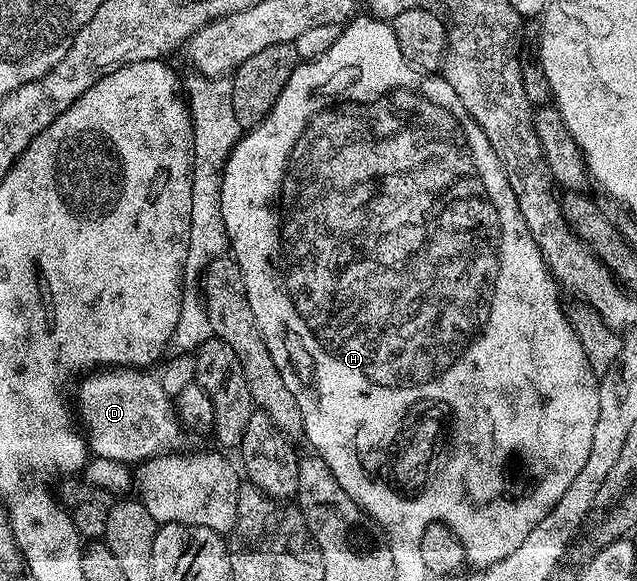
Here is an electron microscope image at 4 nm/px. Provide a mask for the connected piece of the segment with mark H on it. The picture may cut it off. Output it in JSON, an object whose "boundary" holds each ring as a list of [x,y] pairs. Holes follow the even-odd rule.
{"boundary":[[[356,17],[346,24],[340,30],[337,41],[333,41],[331,48],[326,53],[321,53],[321,57],[300,62],[299,66],[293,69],[289,81],[285,81],[285,89],[281,89],[281,97],[277,97],[271,112],[256,127],[250,128],[232,148],[231,155],[228,156],[227,163],[223,166],[221,217],[225,221],[230,254],[233,256],[235,264],[241,269],[249,309],[253,309],[257,329],[269,349],[269,357],[273,357],[273,365],[277,365],[277,373],[281,373],[281,381],[285,381],[289,393],[293,393],[293,397],[297,397],[297,405],[301,409],[301,421],[303,422],[302,438],[308,439],[311,442],[310,450],[319,455],[325,461],[325,465],[329,465],[333,477],[337,477],[337,485],[341,485],[341,489],[345,489],[345,493],[349,493],[351,500],[357,506],[362,507],[382,527],[384,535],[387,536],[387,544],[393,553],[393,565],[412,563],[413,553],[421,553],[421,536],[425,534],[425,529],[434,523],[447,523],[455,530],[466,550],[470,547],[479,547],[479,543],[491,543],[491,551],[467,551],[467,559],[471,563],[490,565],[509,557],[509,553],[513,553],[513,549],[521,546],[521,541],[525,541],[525,537],[529,537],[529,529],[533,529],[533,525],[537,525],[537,521],[541,521],[541,517],[545,517],[551,512],[553,505],[557,505],[557,501],[561,501],[561,493],[565,493],[565,489],[569,489],[573,477],[577,477],[577,473],[581,473],[581,468],[584,467],[585,460],[590,455],[593,433],[597,426],[600,380],[593,373],[593,369],[589,369],[589,361],[585,357],[585,349],[579,340],[576,324],[570,323],[566,313],[559,308],[559,301],[556,298],[557,293],[559,294],[557,285],[551,277],[551,272],[547,270],[547,262],[543,259],[541,249],[537,249],[537,241],[533,241],[533,237],[525,225],[525,217],[521,217],[517,197],[505,177],[505,169],[501,165],[497,153],[493,153],[493,145],[489,145],[489,137],[485,137],[485,133],[481,133],[481,125],[477,125],[477,121],[473,121],[473,117],[469,117],[465,105],[461,105],[461,97],[457,97],[457,93],[453,93],[453,85],[449,85],[447,79],[435,73],[417,71],[409,65],[409,61],[405,61],[405,57],[401,57],[401,48],[397,45],[397,37],[393,33],[390,22],[378,17],[363,18]],[[419,395],[435,395],[435,399],[447,399],[447,403],[451,403],[451,407],[455,407],[455,411],[459,411],[459,431],[455,431],[455,459],[451,459],[451,463],[447,463],[447,471],[443,471],[443,475],[439,475],[439,479],[435,479],[435,483],[431,483],[431,491],[427,491],[427,495],[423,495],[423,499],[419,499],[419,503],[403,503],[403,499],[395,499],[395,495],[391,495],[391,491],[387,491],[387,487],[383,487],[383,483],[379,483],[379,475],[375,475],[375,467],[379,467],[379,455],[383,455],[383,443],[387,443],[387,439],[391,439],[391,435],[395,435],[395,423],[399,423],[399,415],[403,415],[403,407],[407,407],[407,403],[415,403],[415,399],[419,399]],[[479,423],[491,423],[491,435],[486,435]]]}

